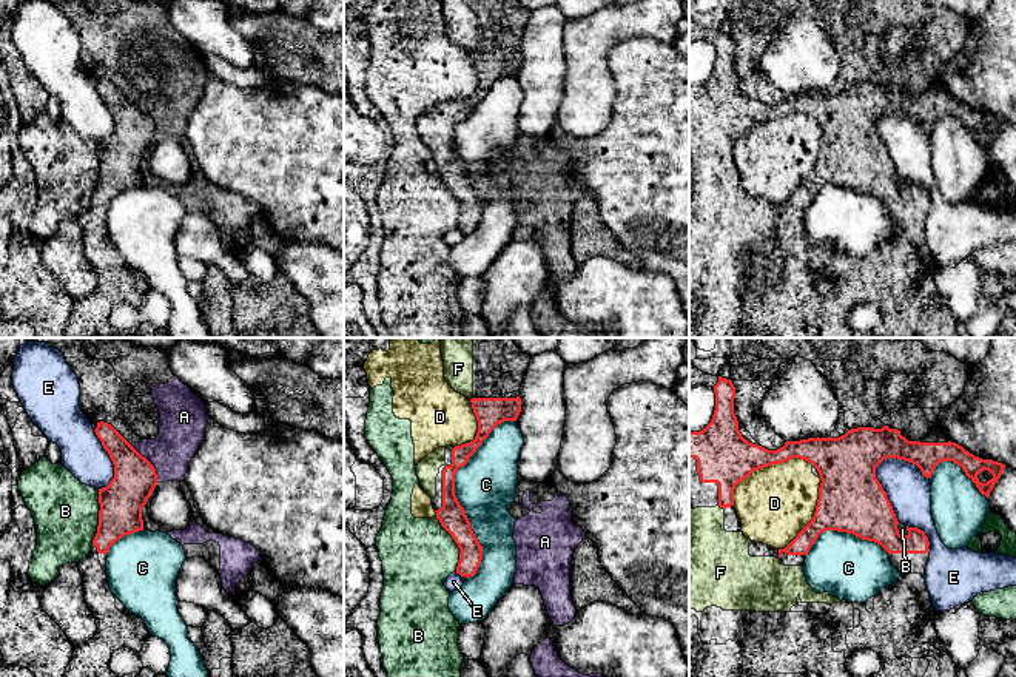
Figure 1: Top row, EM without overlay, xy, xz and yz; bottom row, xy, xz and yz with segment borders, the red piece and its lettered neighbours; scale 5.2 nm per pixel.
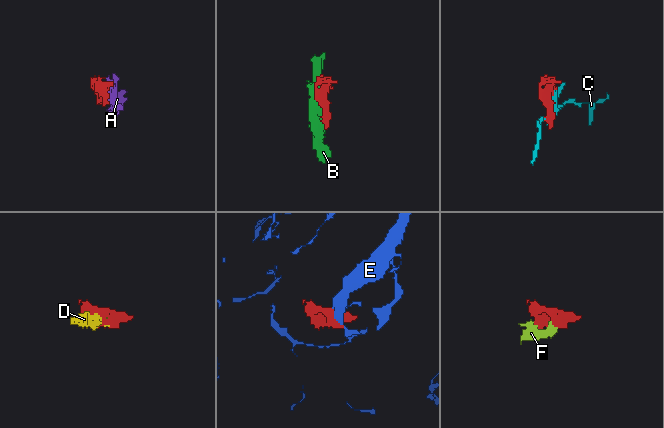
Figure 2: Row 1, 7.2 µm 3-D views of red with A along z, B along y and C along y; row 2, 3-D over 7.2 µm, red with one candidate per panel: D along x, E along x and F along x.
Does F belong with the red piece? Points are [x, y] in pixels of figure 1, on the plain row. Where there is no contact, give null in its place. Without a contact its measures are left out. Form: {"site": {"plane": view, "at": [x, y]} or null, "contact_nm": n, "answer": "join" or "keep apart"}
{"site": {"plane": "yz", "at": [722, 161]}, "contact_nm": 40, "answer": "join"}

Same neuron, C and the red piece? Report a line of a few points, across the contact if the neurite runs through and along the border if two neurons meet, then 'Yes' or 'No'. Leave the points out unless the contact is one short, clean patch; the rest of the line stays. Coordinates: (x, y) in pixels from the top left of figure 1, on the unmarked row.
No

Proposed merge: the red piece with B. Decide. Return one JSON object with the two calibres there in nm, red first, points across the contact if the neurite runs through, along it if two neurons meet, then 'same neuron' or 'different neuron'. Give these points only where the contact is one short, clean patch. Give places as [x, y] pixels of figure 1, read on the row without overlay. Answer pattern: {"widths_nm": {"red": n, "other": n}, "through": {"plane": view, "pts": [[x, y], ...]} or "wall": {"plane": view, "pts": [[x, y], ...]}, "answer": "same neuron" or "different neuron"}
{"widths_nm": {"red": 220, "other": 340}, "answer": "different neuron"}

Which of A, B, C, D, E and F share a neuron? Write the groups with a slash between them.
A / B D / C / E / F

